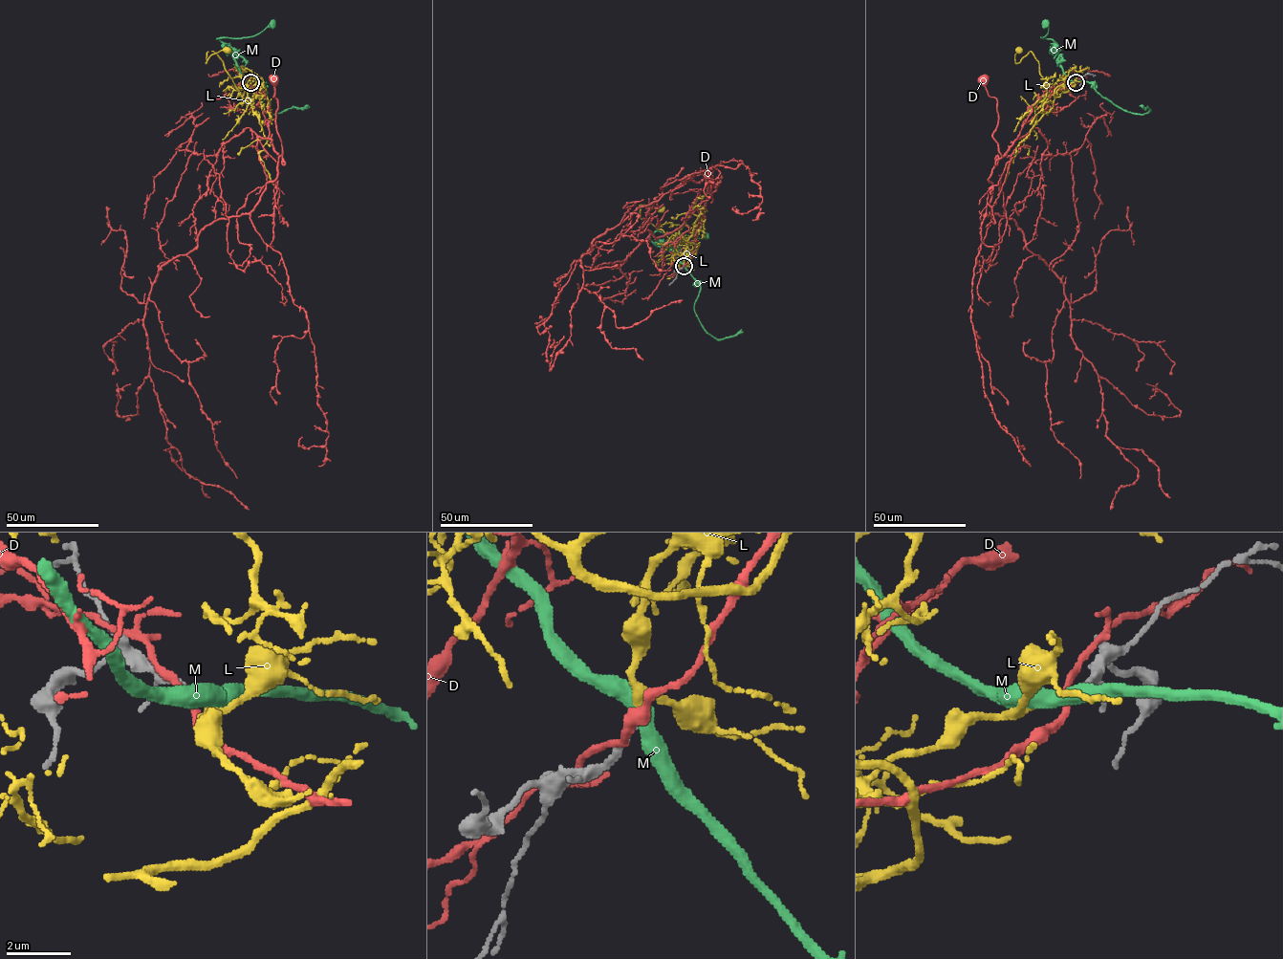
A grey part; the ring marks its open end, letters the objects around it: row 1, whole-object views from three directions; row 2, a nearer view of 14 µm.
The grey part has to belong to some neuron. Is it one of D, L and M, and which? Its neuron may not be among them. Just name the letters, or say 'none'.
L

